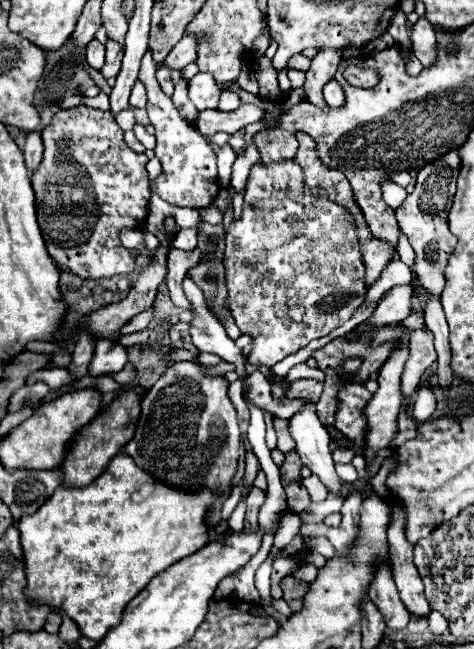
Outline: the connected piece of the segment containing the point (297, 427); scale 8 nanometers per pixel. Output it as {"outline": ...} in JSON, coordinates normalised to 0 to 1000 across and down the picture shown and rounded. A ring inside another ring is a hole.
{"outline":[[[652,619],[610,650],[614,650],[614,672],[627,681],[622,693],[635,703],[639,715],[677,737],[677,743],[694,758],[715,761],[724,743],[707,727],[707,712],[698,706],[698,690],[694,690],[698,675],[665,638],[665,622]]]}

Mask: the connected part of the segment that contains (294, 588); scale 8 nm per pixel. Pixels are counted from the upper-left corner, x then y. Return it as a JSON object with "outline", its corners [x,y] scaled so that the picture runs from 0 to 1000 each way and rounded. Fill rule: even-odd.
{"outline":[[[605,888],[593,894],[593,909],[597,909],[597,924],[614,934],[618,943],[627,943],[627,937],[639,937],[639,918],[652,909],[652,897]]]}

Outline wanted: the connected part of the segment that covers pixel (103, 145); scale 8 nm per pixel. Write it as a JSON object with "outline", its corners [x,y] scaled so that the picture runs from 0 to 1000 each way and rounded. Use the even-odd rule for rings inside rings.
{"outline":[[[162,163],[162,166],[146,166],[146,169],[129,169],[112,179],[108,191],[95,194],[86,200],[86,210],[91,210],[91,225],[95,225],[95,237],[91,237],[91,250],[86,256],[70,265],[70,293],[74,293],[74,305],[78,305],[78,339],[82,339],[82,348],[86,348],[86,357],[91,357],[91,367],[95,367],[95,376],[99,376],[99,385],[108,391],[108,398],[137,416],[146,416],[150,422],[162,422],[179,431],[217,431],[217,428],[234,428],[234,425],[259,425],[259,422],[276,422],[285,416],[285,394],[255,376],[255,354],[259,351],[293,351],[297,345],[306,345],[310,339],[310,314],[314,314],[314,302],[319,302],[319,293],[314,293],[314,277],[310,277],[310,262],[306,262],[306,253],[310,253],[310,240],[306,237],[289,237],[281,234],[264,216],[259,216],[259,200],[247,194],[243,188],[243,179],[234,173],[217,173],[217,169],[200,169],[200,166],[184,166],[184,163]]]}

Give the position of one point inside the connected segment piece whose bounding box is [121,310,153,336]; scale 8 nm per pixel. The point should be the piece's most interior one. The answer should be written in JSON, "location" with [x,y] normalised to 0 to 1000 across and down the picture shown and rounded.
{"location":[300,493]}

